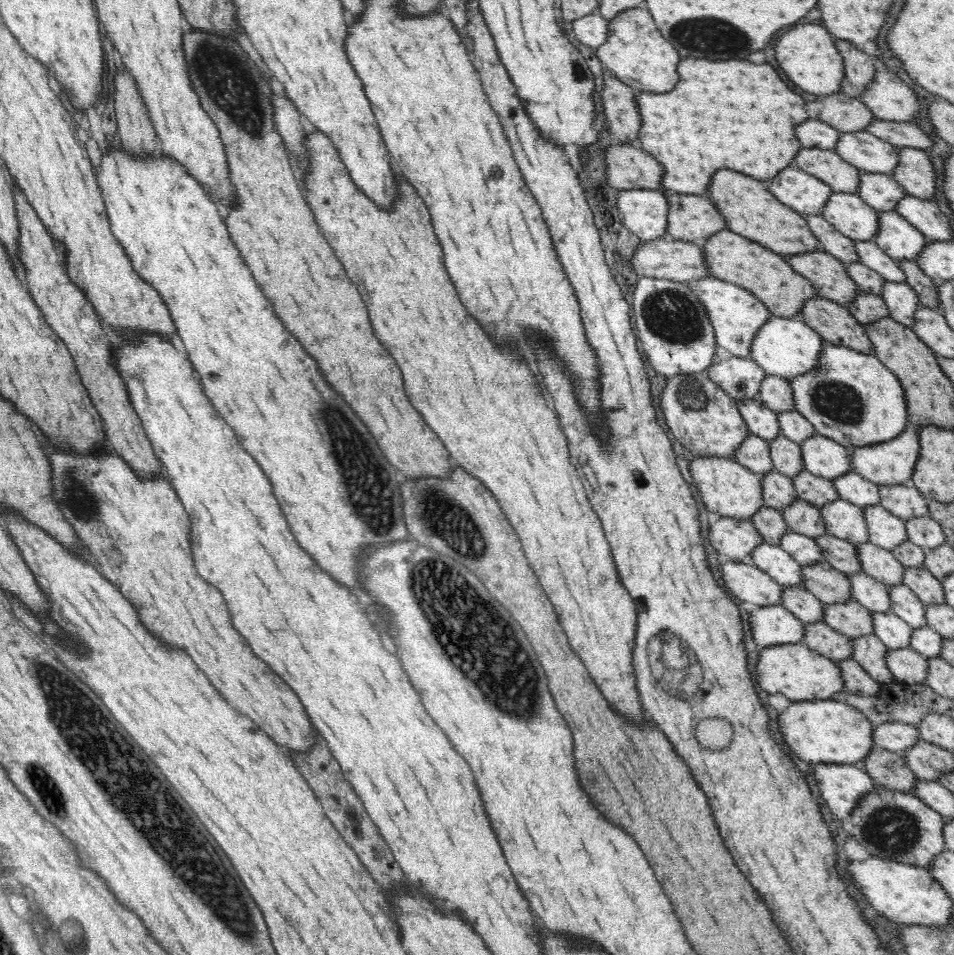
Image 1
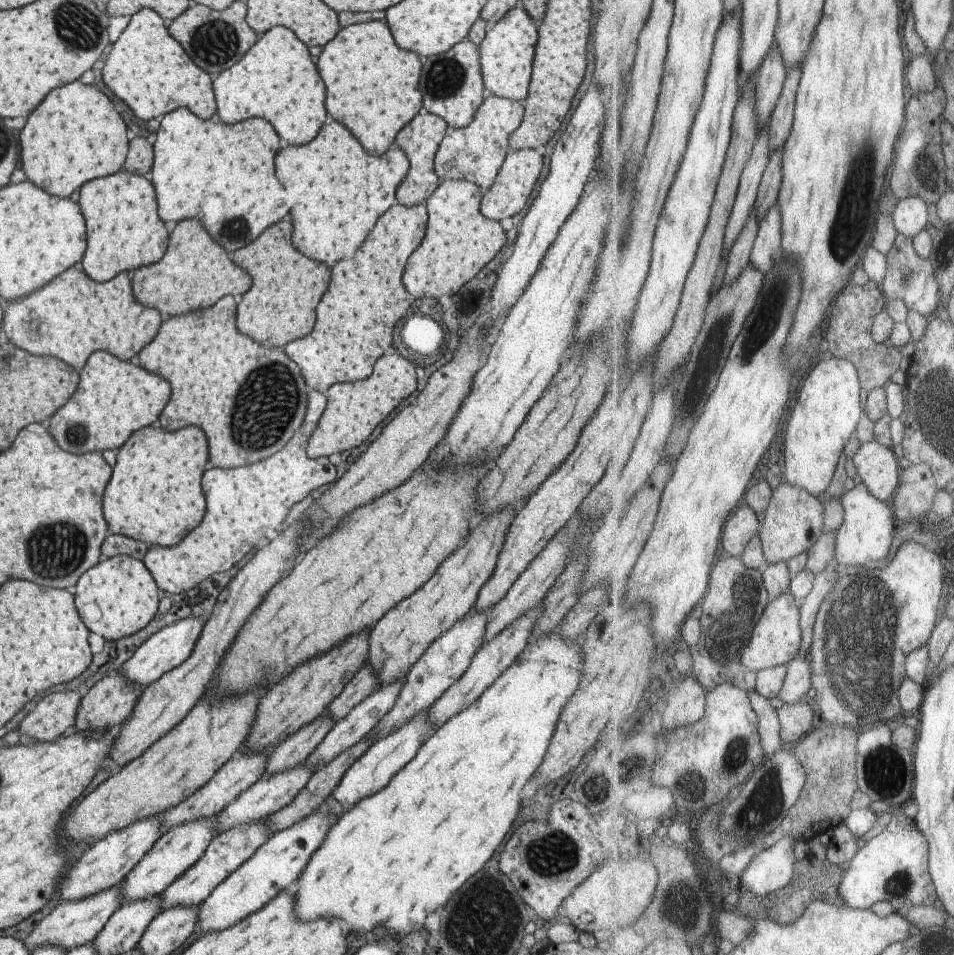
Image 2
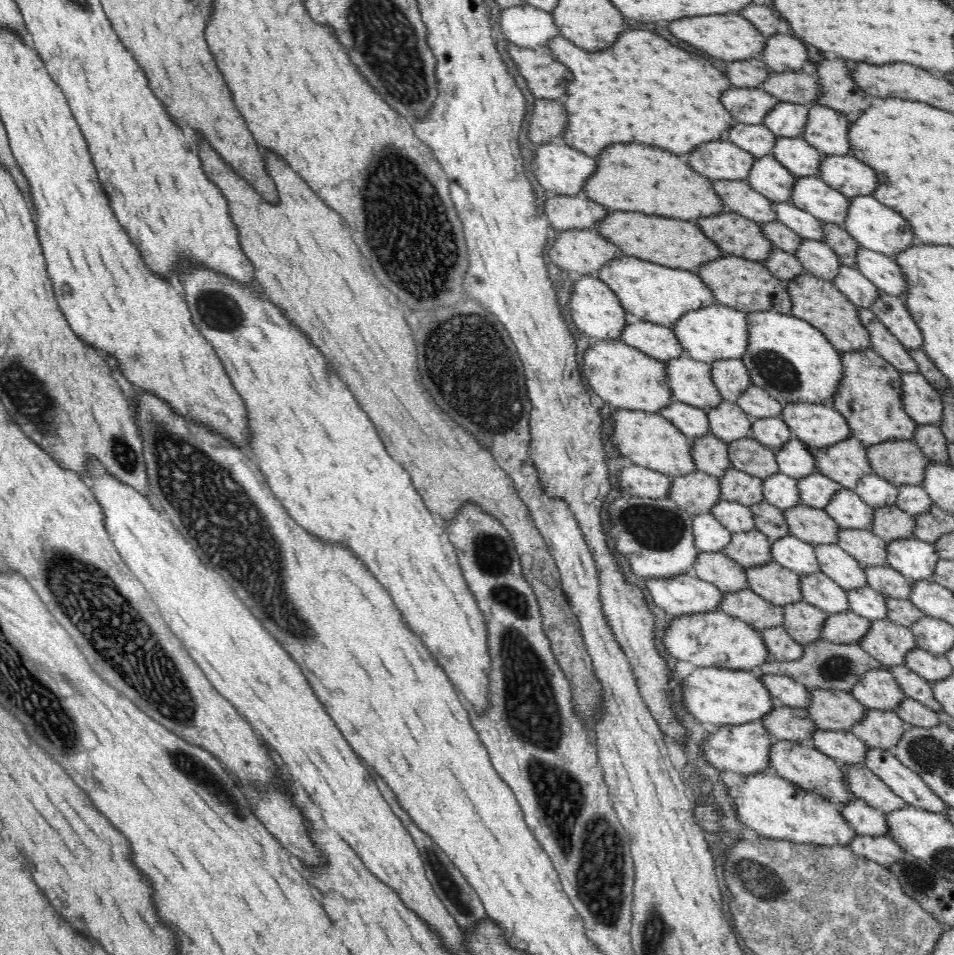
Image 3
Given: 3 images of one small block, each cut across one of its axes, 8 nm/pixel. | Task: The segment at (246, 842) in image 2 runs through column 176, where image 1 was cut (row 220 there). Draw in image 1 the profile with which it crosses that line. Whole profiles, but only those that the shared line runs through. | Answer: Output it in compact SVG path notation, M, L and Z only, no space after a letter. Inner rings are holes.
M896 211L878 212L878 226L872 242L895 261L914 261L927 239Z

